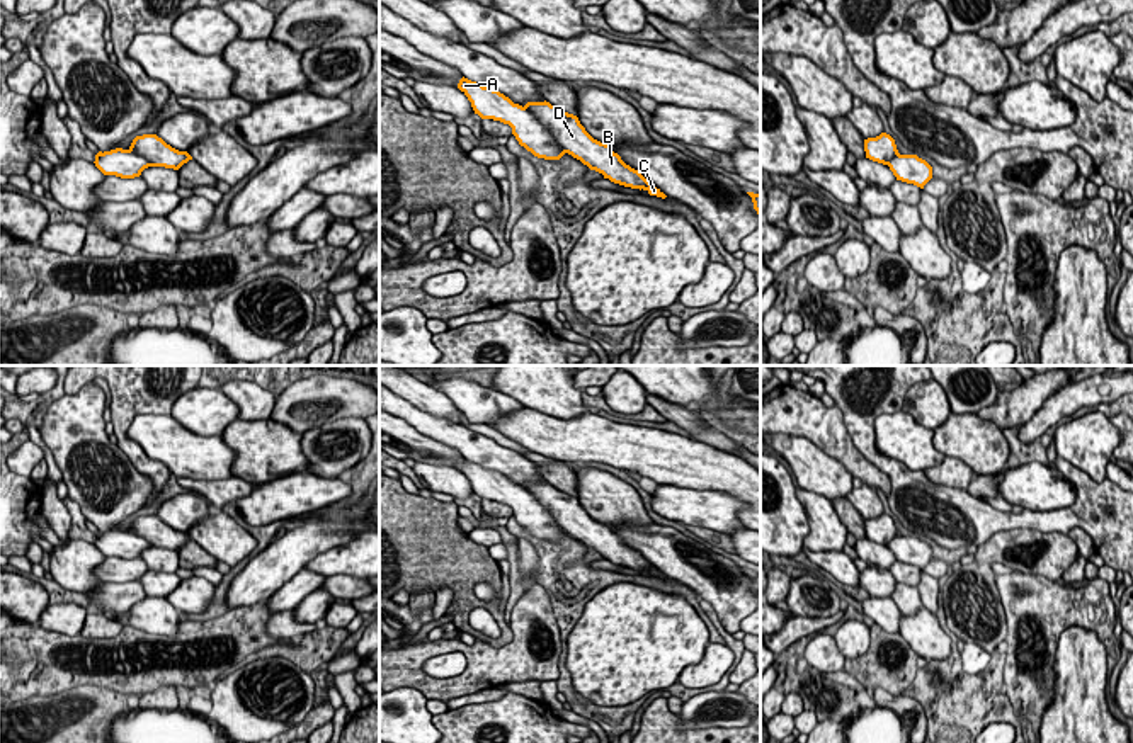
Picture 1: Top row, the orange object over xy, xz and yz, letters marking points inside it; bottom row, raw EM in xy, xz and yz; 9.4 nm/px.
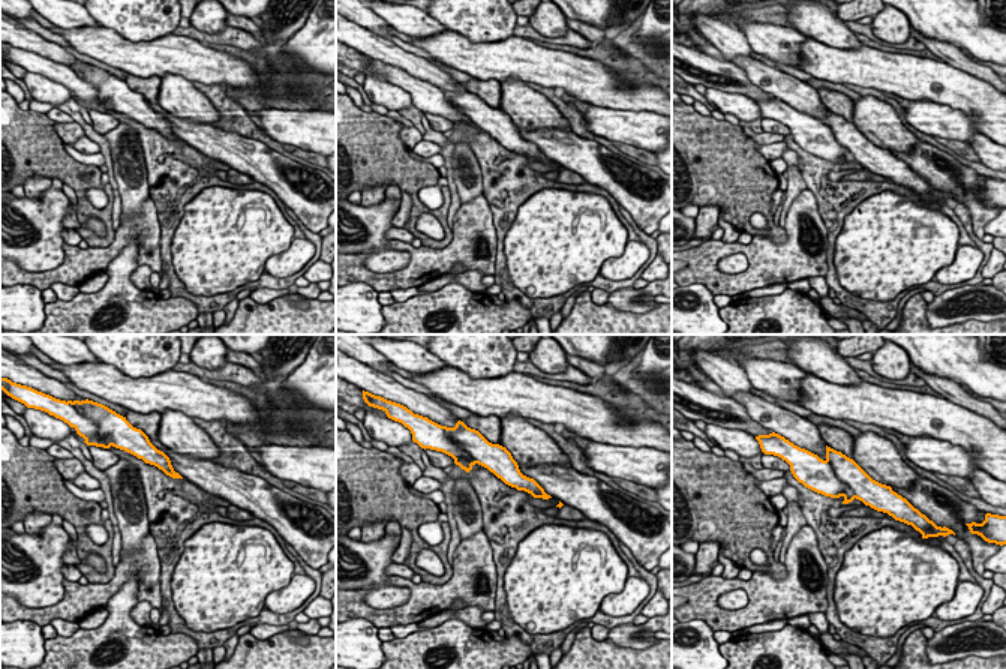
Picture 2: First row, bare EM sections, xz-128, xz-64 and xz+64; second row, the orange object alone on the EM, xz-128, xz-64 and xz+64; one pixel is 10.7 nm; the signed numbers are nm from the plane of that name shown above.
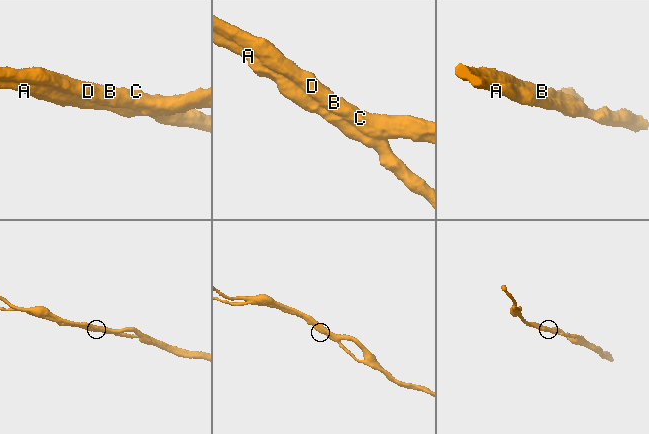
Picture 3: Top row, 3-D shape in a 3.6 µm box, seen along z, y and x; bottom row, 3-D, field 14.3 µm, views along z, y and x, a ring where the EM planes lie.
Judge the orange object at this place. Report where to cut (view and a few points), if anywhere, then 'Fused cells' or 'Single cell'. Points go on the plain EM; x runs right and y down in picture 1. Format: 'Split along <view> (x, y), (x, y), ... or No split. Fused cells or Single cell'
No split. Single cell

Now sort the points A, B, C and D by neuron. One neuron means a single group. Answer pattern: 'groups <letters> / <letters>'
groups A B C D

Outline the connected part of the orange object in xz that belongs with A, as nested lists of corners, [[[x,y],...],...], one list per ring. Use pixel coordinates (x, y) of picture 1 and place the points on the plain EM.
[[[461,459],[458,469],[468,478],[475,495],[512,508],[512,515],[538,539],[560,541],[565,534],[580,541],[614,564],[643,570],[650,576],[667,576],[650,564],[638,551],[626,546],[609,525],[594,520],[578,498],[563,493],[549,483],[514,485],[498,471]]]

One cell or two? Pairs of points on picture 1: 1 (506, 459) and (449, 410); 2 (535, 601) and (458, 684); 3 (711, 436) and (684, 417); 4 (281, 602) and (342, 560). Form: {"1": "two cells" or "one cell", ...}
{"1": "two cells", "2": "one cell", "3": "one cell", "4": "two cells"}

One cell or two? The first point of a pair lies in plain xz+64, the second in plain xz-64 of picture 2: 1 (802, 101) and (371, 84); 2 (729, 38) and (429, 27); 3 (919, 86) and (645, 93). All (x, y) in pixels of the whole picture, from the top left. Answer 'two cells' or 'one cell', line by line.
1: two cells
2: one cell
3: one cell

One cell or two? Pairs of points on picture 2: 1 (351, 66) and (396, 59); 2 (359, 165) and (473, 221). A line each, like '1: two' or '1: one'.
1: one
2: two

